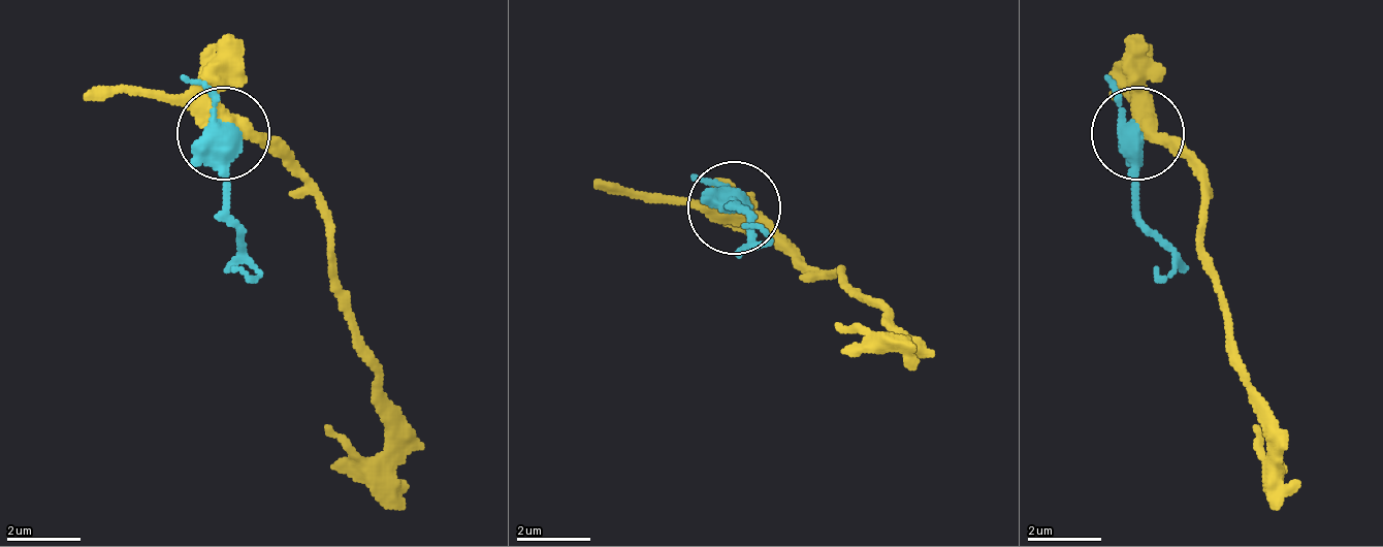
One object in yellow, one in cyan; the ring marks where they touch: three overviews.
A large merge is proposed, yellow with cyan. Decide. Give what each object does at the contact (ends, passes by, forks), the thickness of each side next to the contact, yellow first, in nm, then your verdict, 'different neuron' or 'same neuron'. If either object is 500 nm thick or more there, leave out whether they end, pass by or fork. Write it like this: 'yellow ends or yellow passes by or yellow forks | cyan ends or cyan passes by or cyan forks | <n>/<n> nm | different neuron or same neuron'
440/500 nm | same neuron

